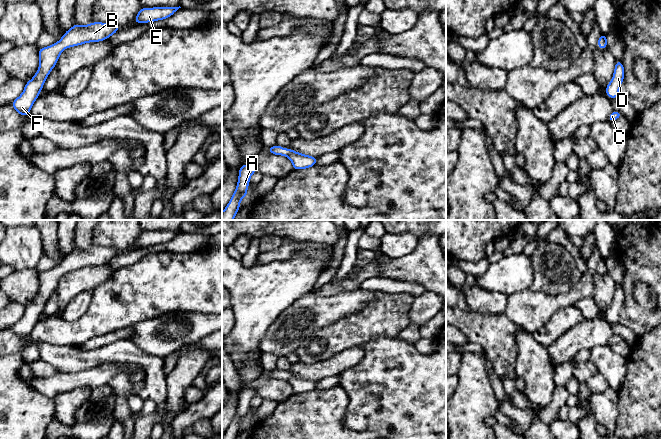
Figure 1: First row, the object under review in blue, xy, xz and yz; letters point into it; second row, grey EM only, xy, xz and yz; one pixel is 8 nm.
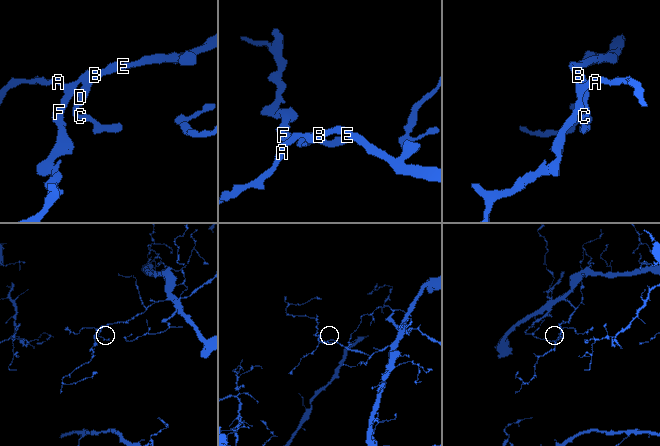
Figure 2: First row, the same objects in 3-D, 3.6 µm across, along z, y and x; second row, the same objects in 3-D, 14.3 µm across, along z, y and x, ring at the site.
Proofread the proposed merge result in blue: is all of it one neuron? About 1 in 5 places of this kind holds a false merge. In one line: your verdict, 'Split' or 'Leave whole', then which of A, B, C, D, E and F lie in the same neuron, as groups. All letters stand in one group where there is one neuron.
Leave whole. Groups: A B C D E F

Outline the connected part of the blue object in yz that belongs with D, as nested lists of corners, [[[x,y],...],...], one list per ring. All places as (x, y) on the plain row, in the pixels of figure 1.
[[[616,284],[615,294],[612,304],[606,310],[606,320],[609,322],[619,322],[619,313],[624,303],[624,291],[622,285]]]

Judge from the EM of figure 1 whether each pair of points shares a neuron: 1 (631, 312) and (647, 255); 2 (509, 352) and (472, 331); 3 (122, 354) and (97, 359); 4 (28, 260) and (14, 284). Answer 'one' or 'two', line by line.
1: one
2: one
3: one
4: two

